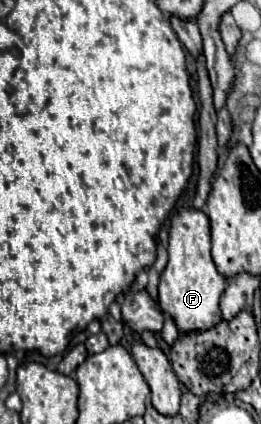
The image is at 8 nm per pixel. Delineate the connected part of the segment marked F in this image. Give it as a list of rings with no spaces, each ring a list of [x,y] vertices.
[[[180,208],[178,214],[172,218],[170,234],[168,234],[168,256],[170,256],[168,264],[166,264],[164,272],[160,274],[160,288],[158,288],[160,308],[164,308],[164,312],[174,318],[180,332],[192,332],[192,330],[216,326],[222,320],[222,312],[220,312],[218,302],[220,302],[220,294],[222,294],[222,286],[224,286],[226,278],[218,274],[218,270],[212,262],[212,254],[210,254],[210,220],[202,210]]]

